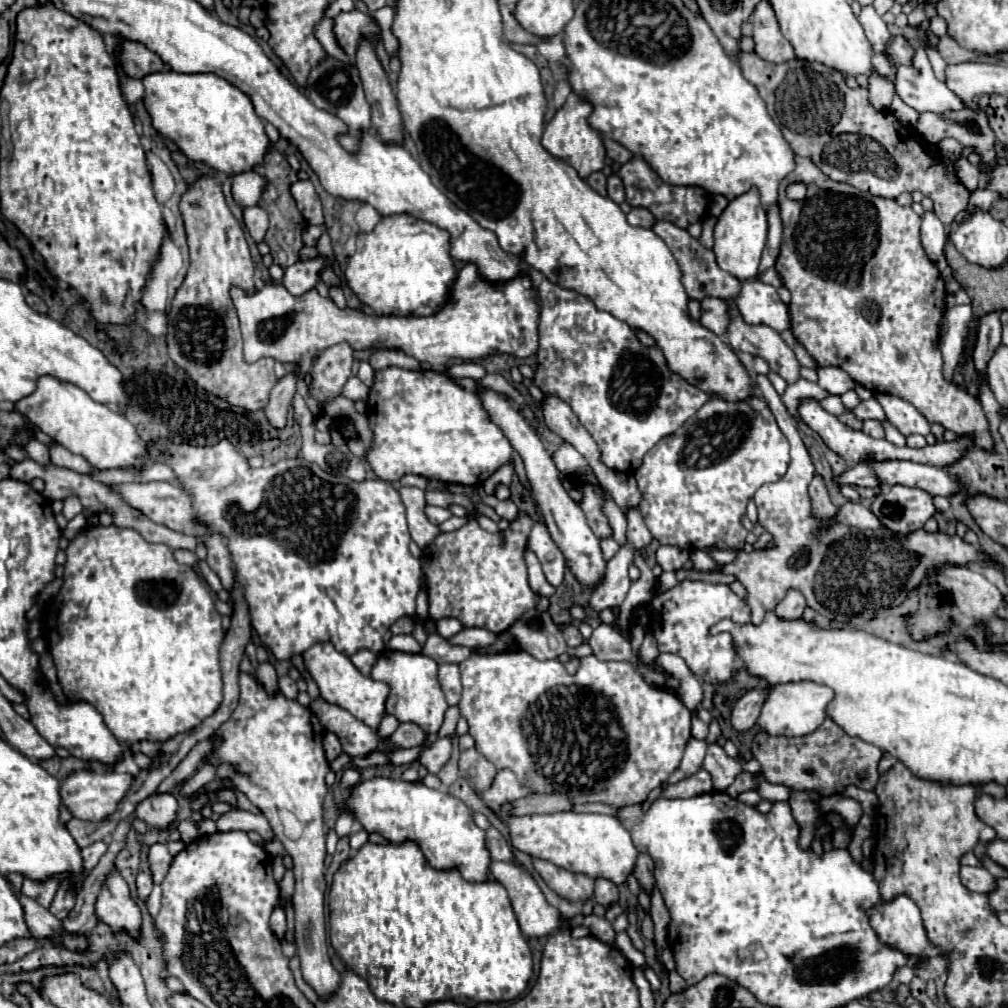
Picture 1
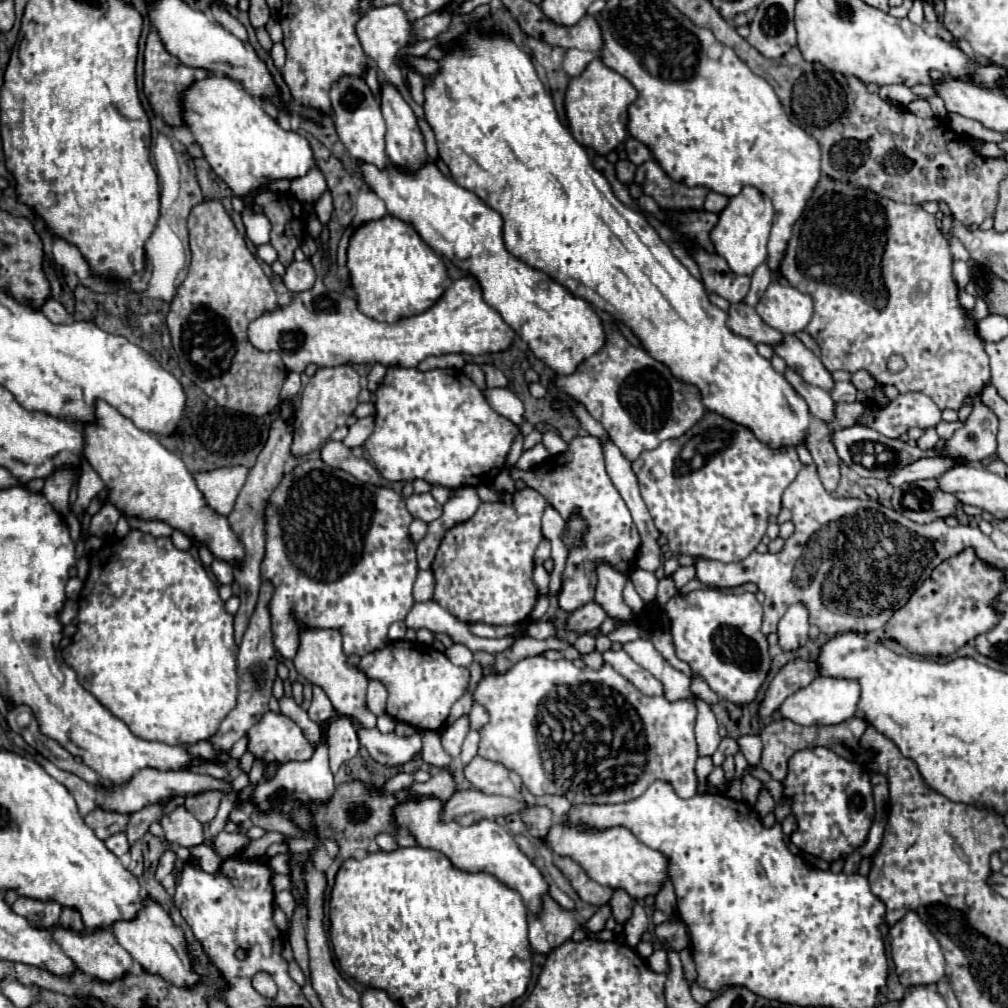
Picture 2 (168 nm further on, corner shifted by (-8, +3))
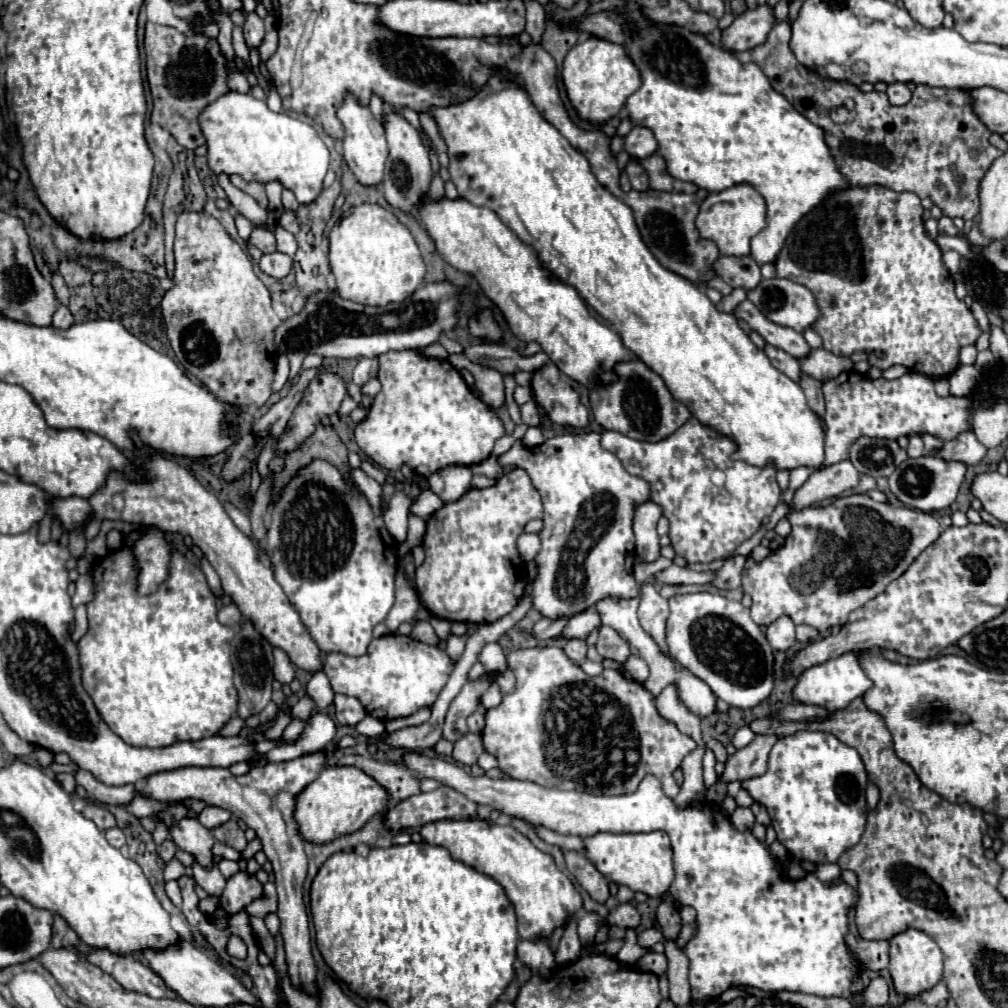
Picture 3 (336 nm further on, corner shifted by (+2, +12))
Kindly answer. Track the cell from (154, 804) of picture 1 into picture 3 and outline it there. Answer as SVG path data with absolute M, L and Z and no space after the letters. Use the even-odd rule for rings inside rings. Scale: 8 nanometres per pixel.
M184 818L170 828L170 834L180 850L192 854L196 858L196 862L200 866L204 866L206 870L212 868L212 864L214 864L212 846L216 842L212 836L212 830L204 828L194 818Z

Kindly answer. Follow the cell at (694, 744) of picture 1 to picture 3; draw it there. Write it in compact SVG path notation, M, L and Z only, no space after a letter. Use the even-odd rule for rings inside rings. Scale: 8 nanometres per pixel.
M644 584L642 588L642 596L640 596L640 606L638 606L638 618L642 628L656 640L656 644L660 644L660 648L666 652L666 644L664 644L664 628L666 628L666 620L668 620L668 600L664 600L656 586Z

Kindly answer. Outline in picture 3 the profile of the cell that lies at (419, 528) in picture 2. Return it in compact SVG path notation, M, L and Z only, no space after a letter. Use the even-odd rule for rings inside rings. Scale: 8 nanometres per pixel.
M424 488L424 490L420 492L420 496L418 496L418 500L414 502L412 512L418 514L420 518L428 520L428 518L432 516L432 512L436 512L442 504L444 504L444 502L440 500L440 496L436 496L430 488Z

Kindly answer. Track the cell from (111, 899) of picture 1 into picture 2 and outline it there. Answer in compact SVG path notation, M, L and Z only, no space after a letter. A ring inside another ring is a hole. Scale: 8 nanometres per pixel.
M152 899L142 901L142 909L130 921L116 921L112 925L112 933L118 943L138 961L146 971L154 975L166 977L166 981L178 987L192 987L198 983L198 975L192 971L192 961L186 957L186 941L182 931L172 923L170 915Z

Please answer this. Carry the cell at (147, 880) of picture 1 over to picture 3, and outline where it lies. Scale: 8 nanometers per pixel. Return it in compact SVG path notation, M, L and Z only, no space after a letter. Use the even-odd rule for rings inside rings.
M168 838L168 840L162 842L162 846L158 848L158 854L160 854L160 858L162 858L164 862L170 862L170 860L174 858L174 854L176 854L176 844L172 842L172 838Z

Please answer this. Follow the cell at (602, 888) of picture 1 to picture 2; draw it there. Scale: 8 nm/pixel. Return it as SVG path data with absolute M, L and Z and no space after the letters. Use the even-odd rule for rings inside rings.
M614 889L612 899L610 899L610 909L612 909L612 915L618 923L628 921L628 917L632 915L632 905L634 905L634 901L624 889Z

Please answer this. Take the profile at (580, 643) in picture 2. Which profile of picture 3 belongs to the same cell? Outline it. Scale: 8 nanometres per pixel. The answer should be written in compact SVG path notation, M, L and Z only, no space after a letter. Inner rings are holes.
M568 640L564 644L564 652L576 666L582 666L586 662L586 642L584 640Z

